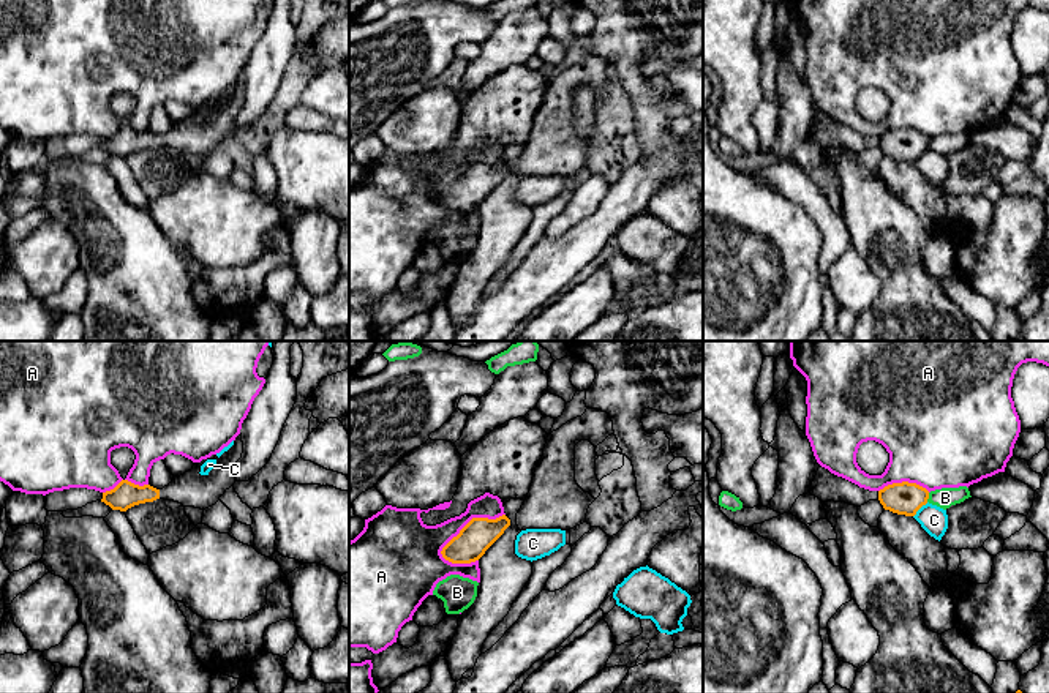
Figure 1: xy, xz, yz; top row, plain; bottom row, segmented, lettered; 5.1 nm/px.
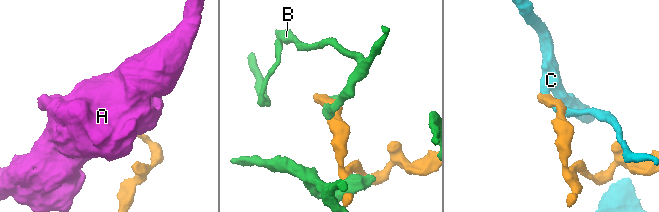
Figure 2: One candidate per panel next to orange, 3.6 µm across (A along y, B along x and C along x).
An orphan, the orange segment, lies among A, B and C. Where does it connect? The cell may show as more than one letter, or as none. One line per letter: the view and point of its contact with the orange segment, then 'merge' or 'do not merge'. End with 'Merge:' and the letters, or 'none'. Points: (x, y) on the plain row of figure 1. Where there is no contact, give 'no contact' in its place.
A: contact xz (469, 168); do not merge
B: contact yz (928, 144); do not merge
C: contact yz (920, 153); do not merge
Merge: none

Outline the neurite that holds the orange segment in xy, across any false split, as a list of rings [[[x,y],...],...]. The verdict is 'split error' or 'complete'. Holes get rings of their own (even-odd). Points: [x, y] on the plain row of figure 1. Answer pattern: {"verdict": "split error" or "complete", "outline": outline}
{"verdict": "split error", "outline": [[[242,81],[234,87],[234,92],[224,98],[220,104],[212,101],[207,106],[215,106],[216,112],[207,120],[201,122],[201,112],[207,107],[194,109],[193,115],[180,123],[174,123],[172,128],[163,136],[156,136],[150,131],[134,131],[128,126],[122,126],[114,136],[103,139],[101,148],[112,156],[126,158],[128,155],[153,148],[156,145],[174,147],[183,153],[194,153],[205,156],[215,152],[220,144],[235,129],[237,107],[242,104],[243,88]]]}

